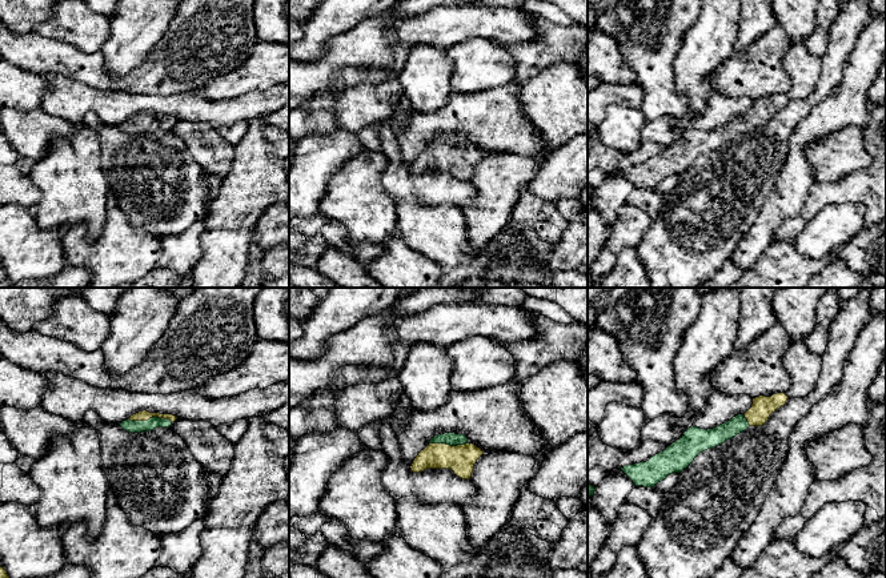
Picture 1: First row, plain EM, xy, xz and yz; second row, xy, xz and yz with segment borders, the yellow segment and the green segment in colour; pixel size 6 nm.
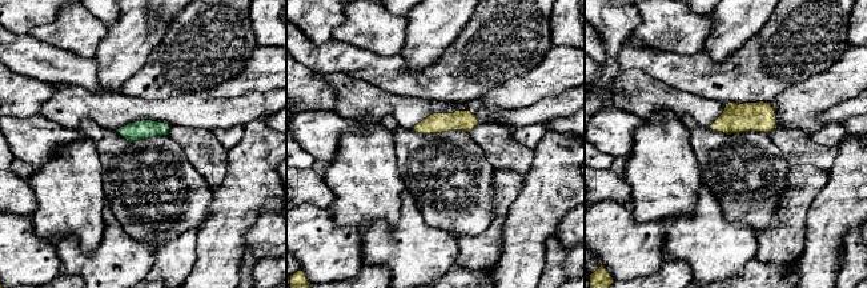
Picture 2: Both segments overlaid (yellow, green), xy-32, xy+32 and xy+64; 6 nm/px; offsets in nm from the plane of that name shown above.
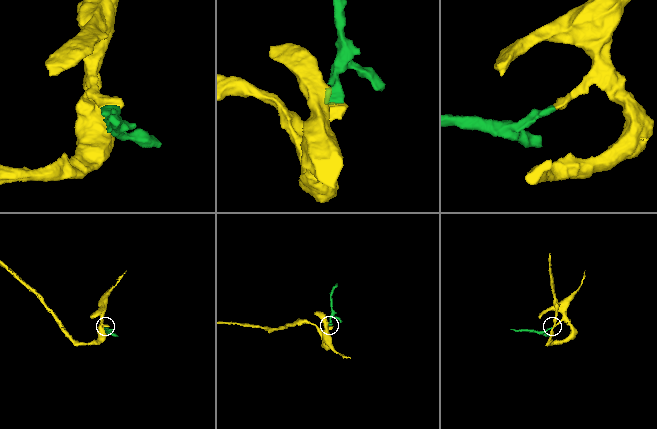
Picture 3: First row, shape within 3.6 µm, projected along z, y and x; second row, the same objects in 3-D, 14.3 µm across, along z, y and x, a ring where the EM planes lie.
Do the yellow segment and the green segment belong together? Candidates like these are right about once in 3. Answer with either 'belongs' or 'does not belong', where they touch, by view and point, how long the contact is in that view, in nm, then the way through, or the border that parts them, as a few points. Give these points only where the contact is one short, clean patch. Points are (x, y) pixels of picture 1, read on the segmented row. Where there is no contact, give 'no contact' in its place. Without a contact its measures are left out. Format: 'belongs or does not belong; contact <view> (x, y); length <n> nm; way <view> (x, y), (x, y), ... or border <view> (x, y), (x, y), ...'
belongs; contact xy (151, 417); length 280 nm; way xy (141, 416), (151, 417), (132, 426)

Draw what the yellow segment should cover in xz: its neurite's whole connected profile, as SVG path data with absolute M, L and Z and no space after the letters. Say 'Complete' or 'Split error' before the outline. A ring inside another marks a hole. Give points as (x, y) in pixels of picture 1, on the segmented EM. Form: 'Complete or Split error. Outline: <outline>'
Split error. Outline: M461 433L434 435L429 445L418 453L410 469L420 473L426 469L452 469L462 479L470 479L474 463L484 451Z

